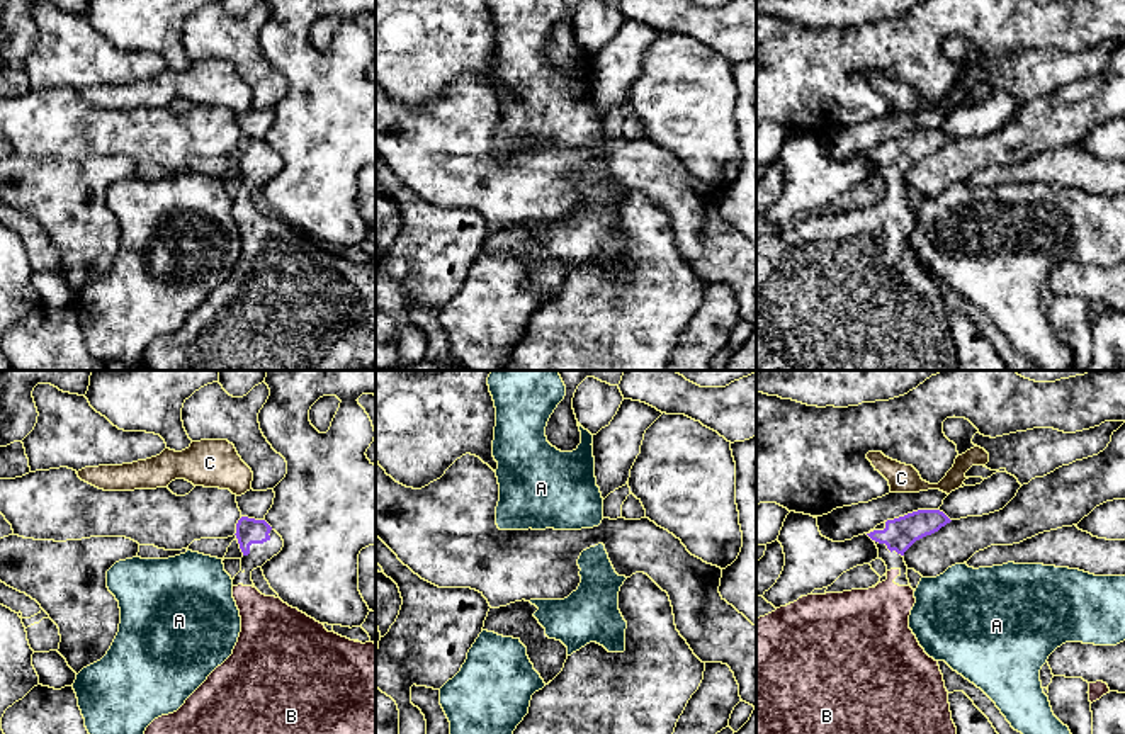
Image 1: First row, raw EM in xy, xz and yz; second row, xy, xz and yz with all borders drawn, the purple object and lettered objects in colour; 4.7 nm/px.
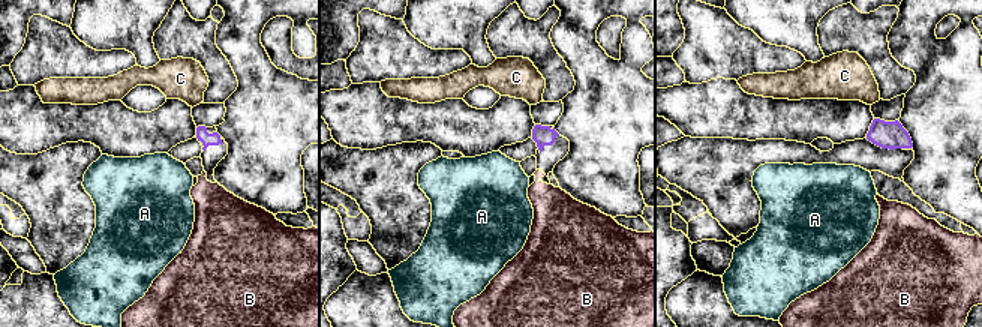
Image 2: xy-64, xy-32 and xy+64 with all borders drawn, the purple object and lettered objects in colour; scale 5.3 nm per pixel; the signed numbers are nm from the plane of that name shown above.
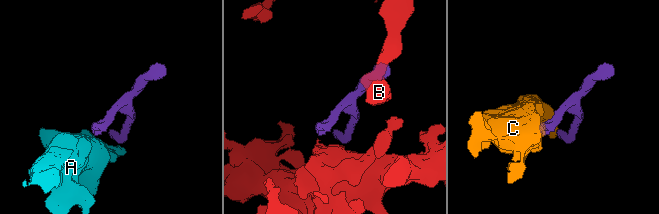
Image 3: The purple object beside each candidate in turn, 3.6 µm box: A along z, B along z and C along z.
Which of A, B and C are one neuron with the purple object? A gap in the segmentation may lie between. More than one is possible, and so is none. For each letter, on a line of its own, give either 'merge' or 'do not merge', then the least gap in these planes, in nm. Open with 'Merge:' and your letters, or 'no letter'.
Merge: B
A: do not merge | 100 nm
B: merge | 70 nm
C: do not merge | 90 nm

